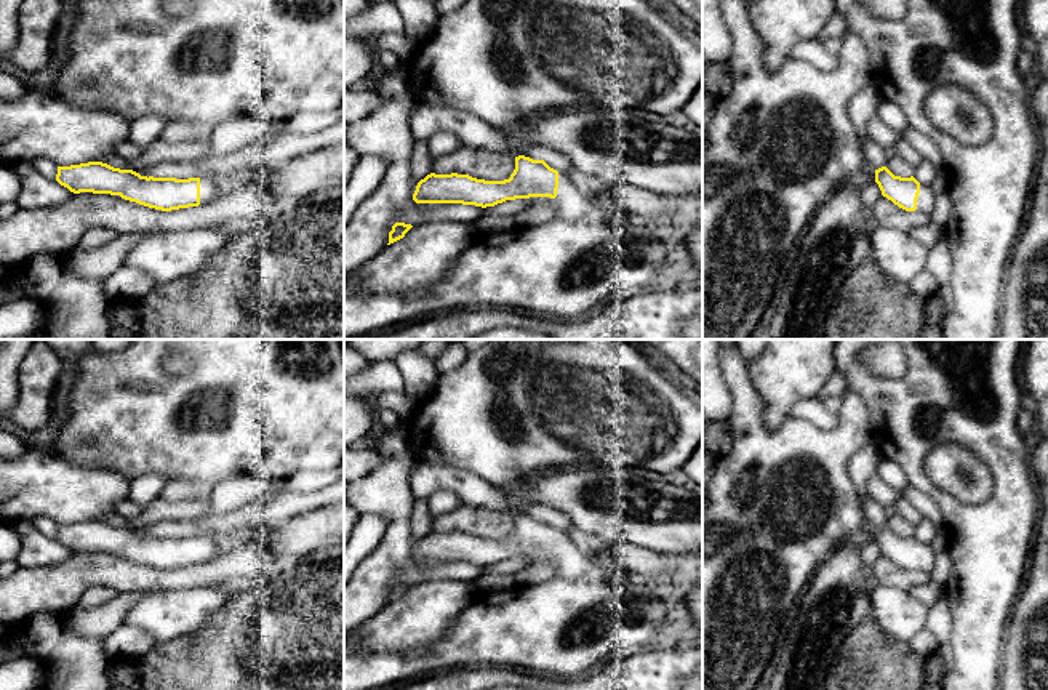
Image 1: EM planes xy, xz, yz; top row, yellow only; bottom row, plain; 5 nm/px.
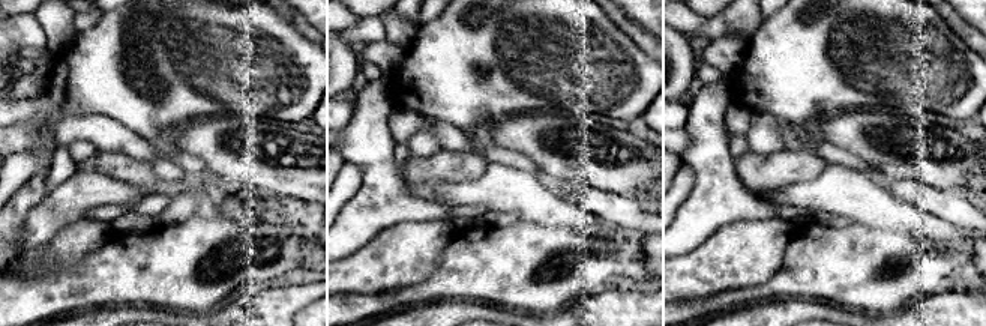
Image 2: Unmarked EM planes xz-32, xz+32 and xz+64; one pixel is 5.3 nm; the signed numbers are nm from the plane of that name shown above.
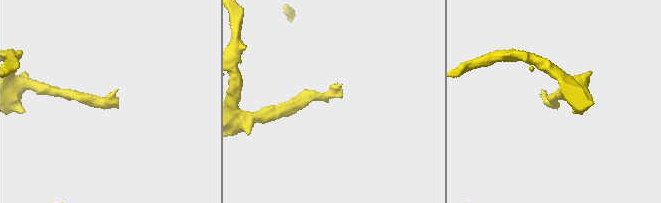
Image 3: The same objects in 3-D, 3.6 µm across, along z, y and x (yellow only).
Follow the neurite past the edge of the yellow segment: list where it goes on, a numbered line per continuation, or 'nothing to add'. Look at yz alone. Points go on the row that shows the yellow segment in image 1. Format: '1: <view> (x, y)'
1: yz (925, 204)

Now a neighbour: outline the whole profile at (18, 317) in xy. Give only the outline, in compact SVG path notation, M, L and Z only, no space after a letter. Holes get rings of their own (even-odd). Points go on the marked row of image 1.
M27 296L0 306L0 339L30 335L37 330L42 304Z

